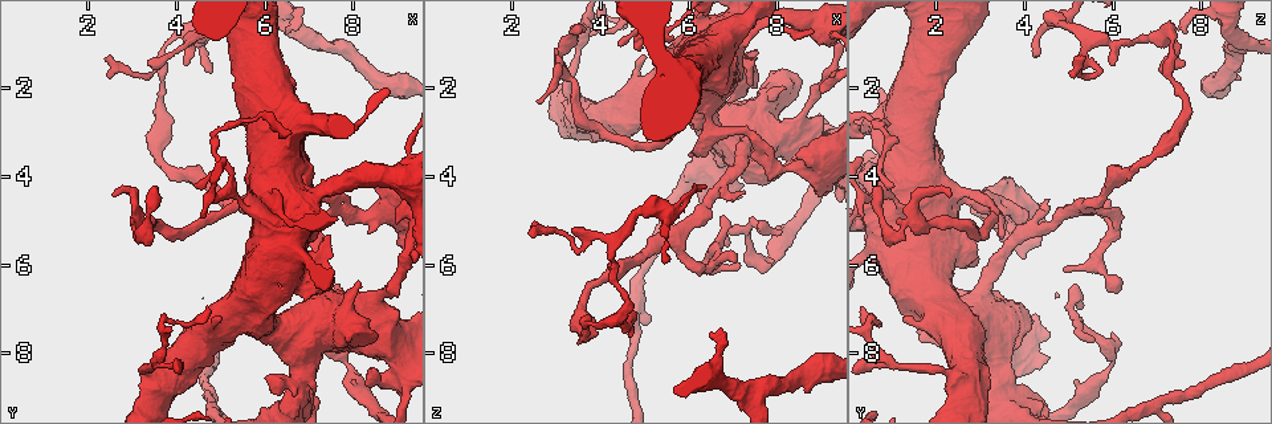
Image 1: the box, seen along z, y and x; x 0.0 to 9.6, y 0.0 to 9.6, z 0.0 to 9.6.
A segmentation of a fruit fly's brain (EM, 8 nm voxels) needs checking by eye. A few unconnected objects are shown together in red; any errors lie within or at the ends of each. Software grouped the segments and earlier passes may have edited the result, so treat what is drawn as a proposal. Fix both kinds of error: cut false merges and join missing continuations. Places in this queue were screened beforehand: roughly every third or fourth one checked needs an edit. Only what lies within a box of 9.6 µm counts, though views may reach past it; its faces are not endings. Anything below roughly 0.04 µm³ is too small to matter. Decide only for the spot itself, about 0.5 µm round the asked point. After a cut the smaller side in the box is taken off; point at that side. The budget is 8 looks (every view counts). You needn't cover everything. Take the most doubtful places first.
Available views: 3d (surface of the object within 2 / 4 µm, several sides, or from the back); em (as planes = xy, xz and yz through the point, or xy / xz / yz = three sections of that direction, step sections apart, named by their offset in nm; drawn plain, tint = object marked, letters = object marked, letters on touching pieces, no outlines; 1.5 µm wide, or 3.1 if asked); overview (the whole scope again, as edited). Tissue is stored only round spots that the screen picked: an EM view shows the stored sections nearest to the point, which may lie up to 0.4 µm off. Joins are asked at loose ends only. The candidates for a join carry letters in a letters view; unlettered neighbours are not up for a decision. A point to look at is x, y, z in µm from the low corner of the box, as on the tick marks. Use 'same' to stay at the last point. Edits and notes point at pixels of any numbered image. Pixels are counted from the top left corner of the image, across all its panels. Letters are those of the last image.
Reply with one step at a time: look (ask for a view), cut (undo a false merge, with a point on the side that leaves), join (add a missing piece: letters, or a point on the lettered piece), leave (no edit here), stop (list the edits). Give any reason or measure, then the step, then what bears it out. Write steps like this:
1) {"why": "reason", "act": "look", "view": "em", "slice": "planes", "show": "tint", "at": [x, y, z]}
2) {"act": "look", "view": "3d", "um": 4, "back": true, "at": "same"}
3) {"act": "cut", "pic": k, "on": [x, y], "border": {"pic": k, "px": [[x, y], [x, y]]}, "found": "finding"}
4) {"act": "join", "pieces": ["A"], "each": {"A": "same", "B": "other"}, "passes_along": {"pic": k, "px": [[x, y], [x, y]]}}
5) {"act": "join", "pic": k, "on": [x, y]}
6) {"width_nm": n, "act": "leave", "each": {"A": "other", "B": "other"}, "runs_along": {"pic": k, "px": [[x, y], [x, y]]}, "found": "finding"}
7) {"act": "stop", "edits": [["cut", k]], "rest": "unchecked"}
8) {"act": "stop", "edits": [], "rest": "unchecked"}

{"why": "branch stops here", "act": "look", "view": "3d", "um": 2, "back": true, "at": [6.55, 0.75, 7.65]}

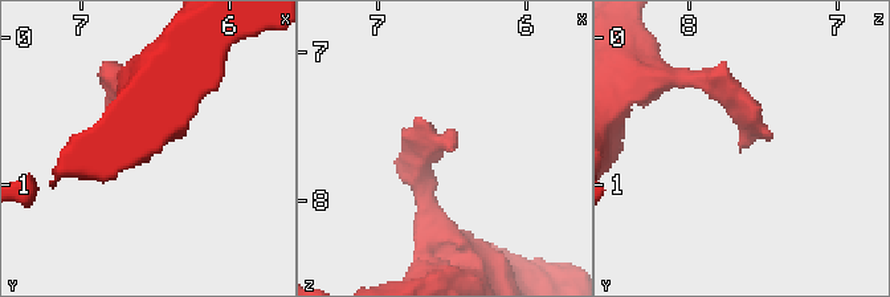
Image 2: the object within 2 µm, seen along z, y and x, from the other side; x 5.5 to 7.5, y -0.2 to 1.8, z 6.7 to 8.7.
{"act": "look", "view": "em", "slice": "planes", "show": "letters", "at": [6.52, 0.74, 7.66]}

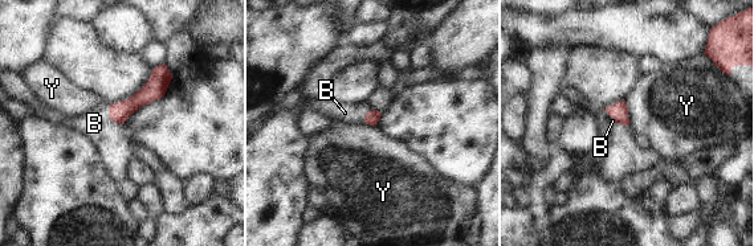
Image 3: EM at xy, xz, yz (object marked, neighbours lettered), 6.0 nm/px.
{"act": "join", "pieces": ["B"], "each": {"B": "same", "Y": "other"}, "passes_along": {"pic": 3, "px": [[118, 111], [109, 114], [94, 123]]}, "found": "the cell continues"}

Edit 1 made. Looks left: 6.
{"why": "sharp bend", "act": "look", "view": "3d", "um": 4, "at": [6.25, 4.40, 2.30]}

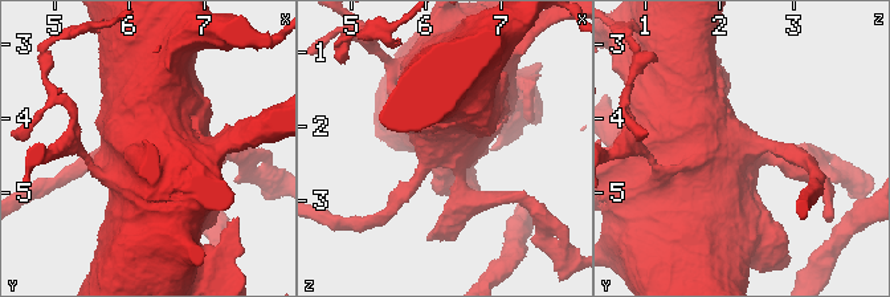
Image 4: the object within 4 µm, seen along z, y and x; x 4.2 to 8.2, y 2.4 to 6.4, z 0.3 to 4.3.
{"act": "look", "view": "em", "slice": "planes", "show": "tint", "at": [6.35, 4.40, 2.30]}

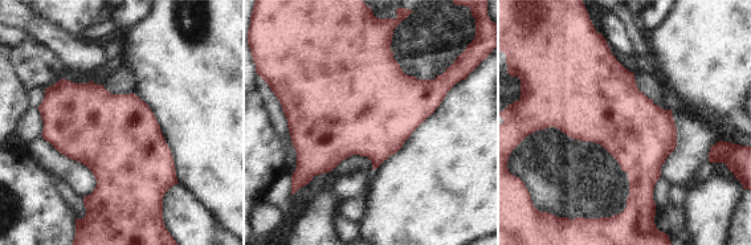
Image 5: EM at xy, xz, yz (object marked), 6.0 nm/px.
{"act": "look", "view": "em", "slice": "planes", "show": "letters", "at": "same"}

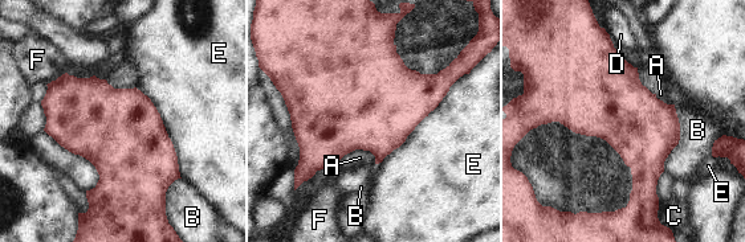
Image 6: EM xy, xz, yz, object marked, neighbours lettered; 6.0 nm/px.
{"act": "leave", "each": {"A": "other", "B": "other", "C": "other", "D": "other", "E": "other", "F": "other"}, "border": {"pic": 6, "px": [[373, 154], [353, 150], [334, 164]]}, "found": "continuous, no second cell"}

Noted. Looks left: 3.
{"act": "stop", "edits": [["join", 3]], "rest": "unchecked"}

